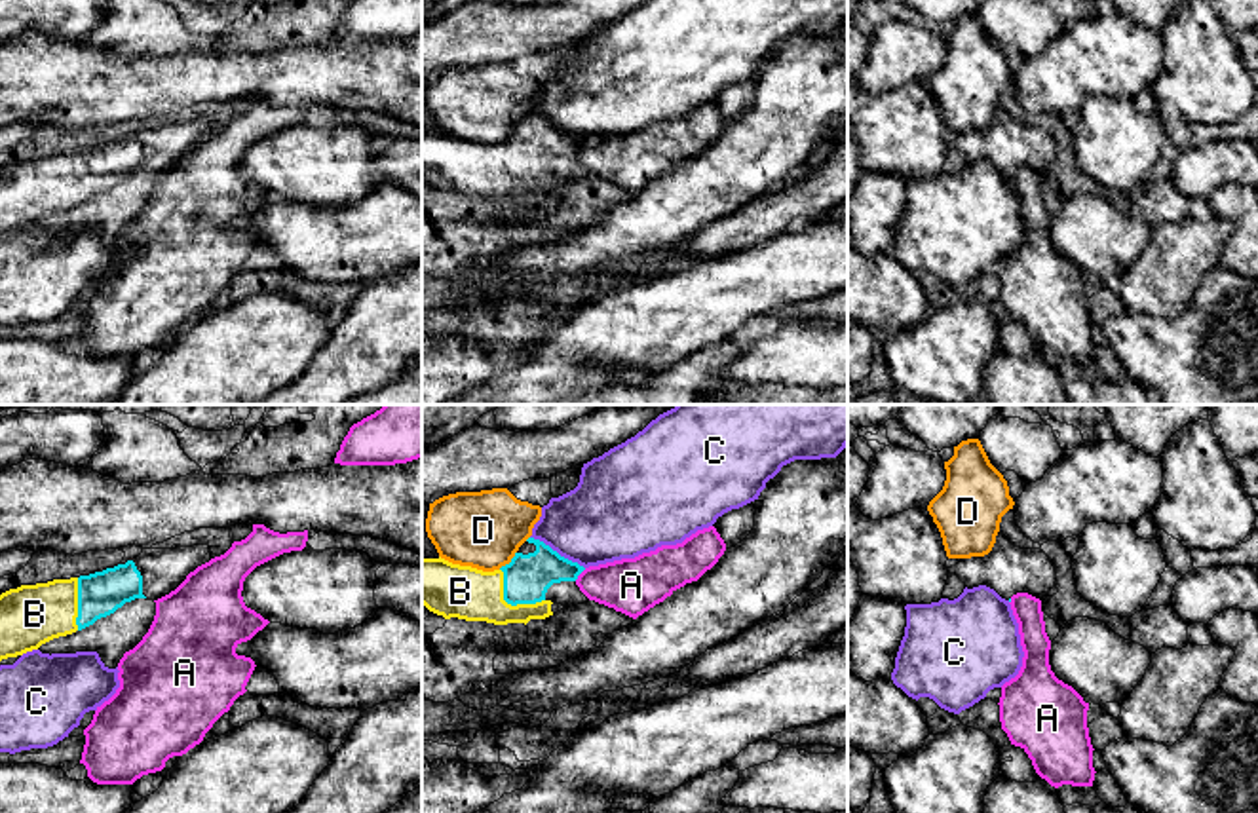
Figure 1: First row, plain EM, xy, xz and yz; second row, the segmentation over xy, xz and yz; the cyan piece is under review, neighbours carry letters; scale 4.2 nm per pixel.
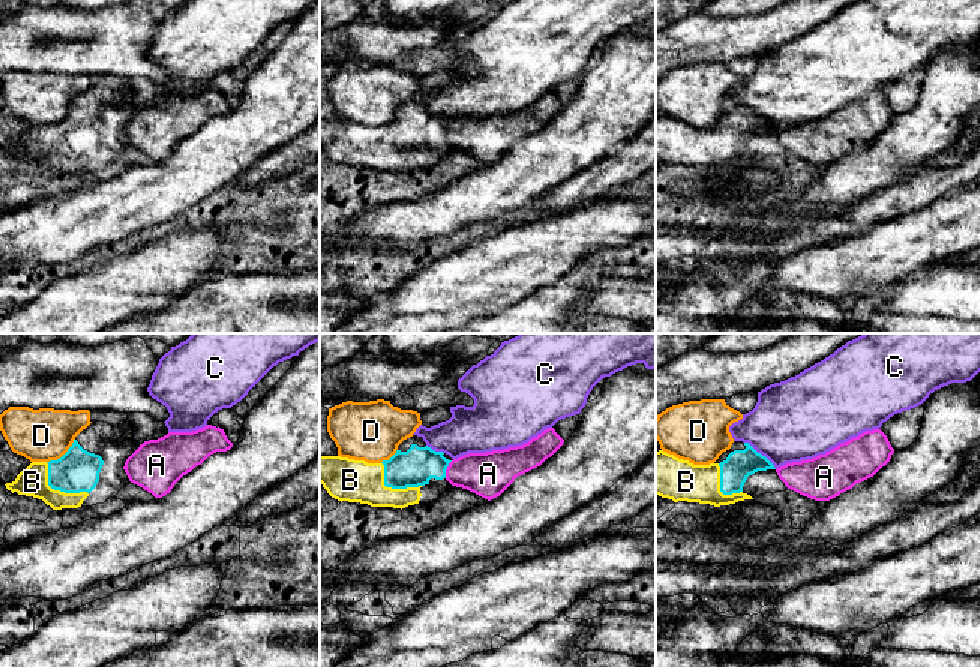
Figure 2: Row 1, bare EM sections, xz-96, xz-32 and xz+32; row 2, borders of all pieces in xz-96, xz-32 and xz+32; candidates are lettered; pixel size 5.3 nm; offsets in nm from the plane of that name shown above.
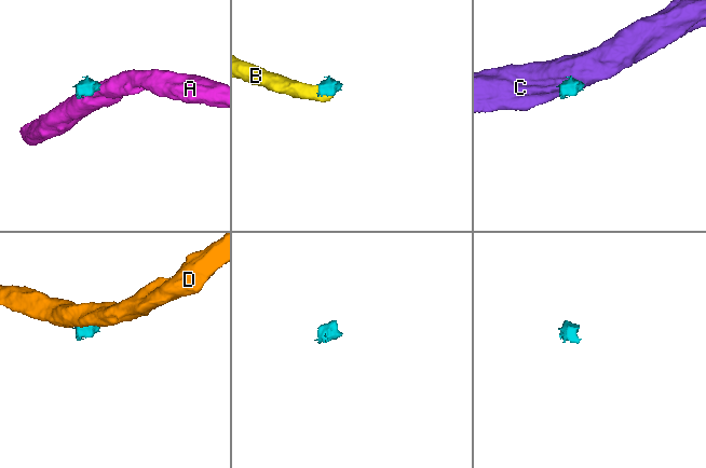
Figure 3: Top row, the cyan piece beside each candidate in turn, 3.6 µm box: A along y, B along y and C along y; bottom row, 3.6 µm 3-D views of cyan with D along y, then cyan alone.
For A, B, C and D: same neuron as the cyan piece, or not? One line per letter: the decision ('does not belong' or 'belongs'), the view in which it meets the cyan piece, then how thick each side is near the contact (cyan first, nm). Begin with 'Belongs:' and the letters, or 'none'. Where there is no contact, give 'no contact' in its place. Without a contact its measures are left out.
Belongs: B
A: does not belong; contact in xz; calibres 200 and 240 nm
B: belongs; contact in xz; calibres 200 and 220 nm
C: does not belong; contact in xz; calibres 200 and 360 nm
D: does not belong; contact in xz; calibres 200 and 320 nm

